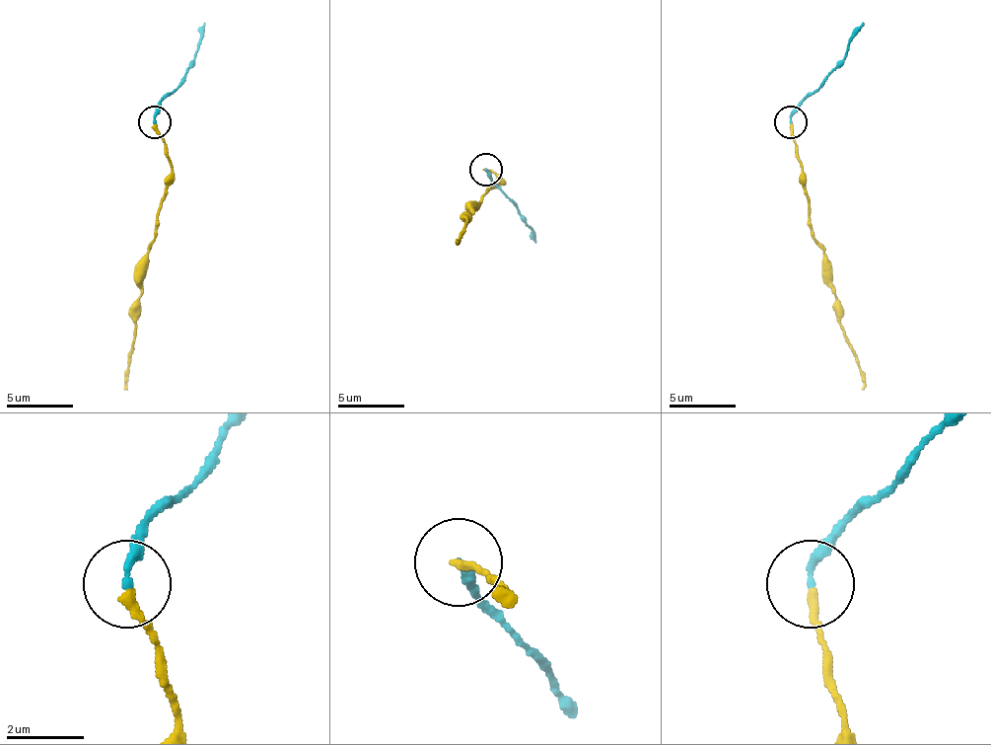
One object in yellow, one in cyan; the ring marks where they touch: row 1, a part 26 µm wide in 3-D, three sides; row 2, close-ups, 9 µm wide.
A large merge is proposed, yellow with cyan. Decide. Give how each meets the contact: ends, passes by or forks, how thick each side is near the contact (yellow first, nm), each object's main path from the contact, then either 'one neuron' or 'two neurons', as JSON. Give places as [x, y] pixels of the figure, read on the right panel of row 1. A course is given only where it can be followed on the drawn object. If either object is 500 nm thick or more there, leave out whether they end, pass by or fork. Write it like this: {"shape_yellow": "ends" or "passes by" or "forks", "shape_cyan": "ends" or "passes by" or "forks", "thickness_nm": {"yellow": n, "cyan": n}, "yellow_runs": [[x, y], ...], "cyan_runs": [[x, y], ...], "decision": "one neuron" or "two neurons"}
{"shape_yellow": "ends", "shape_cyan": "ends", "thickness_nm": {"yellow": 240, "cyan": 200}, "yellow_runs": [[790, 124], [803, 164], [810, 234], [822, 251], [822, 270], [836, 297], [836, 321], [859, 367], [863, 390]], "cyan_runs": [[790, 121], [800, 105], [846, 54], [863, 22]], "decision": "two neurons"}

